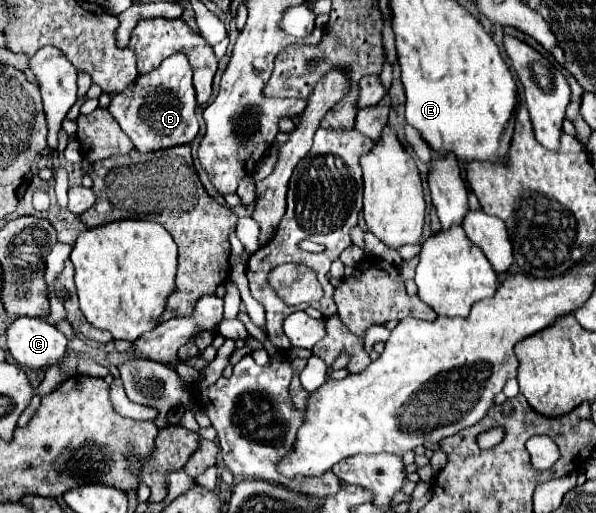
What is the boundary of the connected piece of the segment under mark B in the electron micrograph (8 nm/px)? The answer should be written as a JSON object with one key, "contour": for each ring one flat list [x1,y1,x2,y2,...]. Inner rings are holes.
{"contour":[[175,53,167,57,155,71,139,75,119,97,111,99,109,111,129,135,133,145,147,153,155,149,165,149,173,145,187,145,199,133,199,123,195,119,195,89,193,89,193,69,185,55]]}

